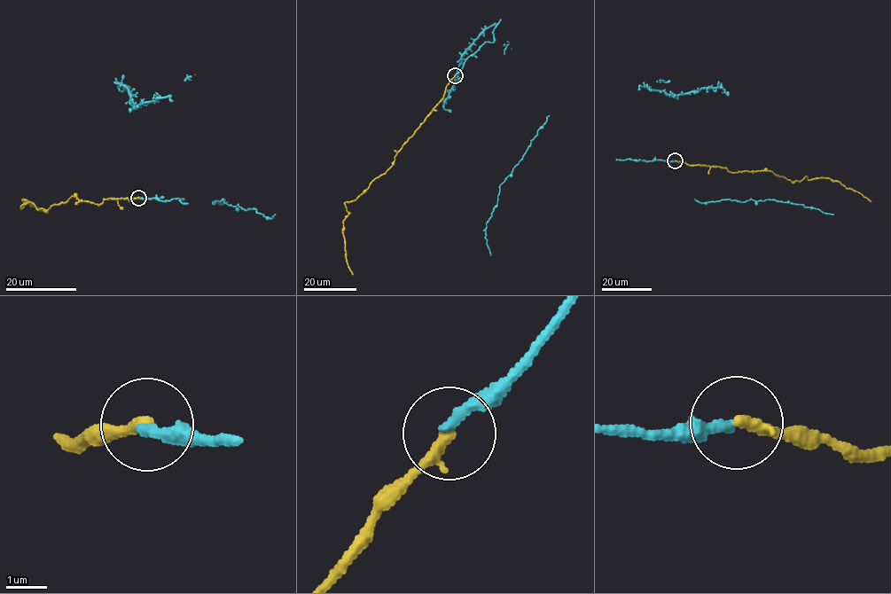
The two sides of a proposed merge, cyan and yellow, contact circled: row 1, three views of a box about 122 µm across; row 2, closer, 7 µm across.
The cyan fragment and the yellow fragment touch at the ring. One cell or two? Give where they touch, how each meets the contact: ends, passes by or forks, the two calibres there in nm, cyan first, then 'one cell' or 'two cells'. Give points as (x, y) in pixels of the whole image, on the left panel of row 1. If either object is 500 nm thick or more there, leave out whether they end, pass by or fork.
at (138, 198); cyan ends there; yellow ends there; 280 nm thick on the cyan side, 280 nm on the other; one cell

